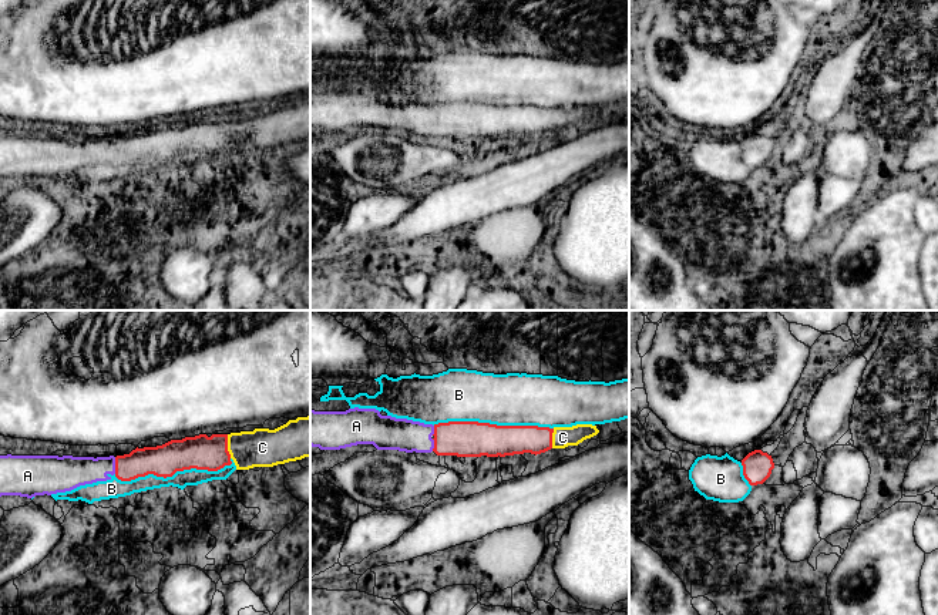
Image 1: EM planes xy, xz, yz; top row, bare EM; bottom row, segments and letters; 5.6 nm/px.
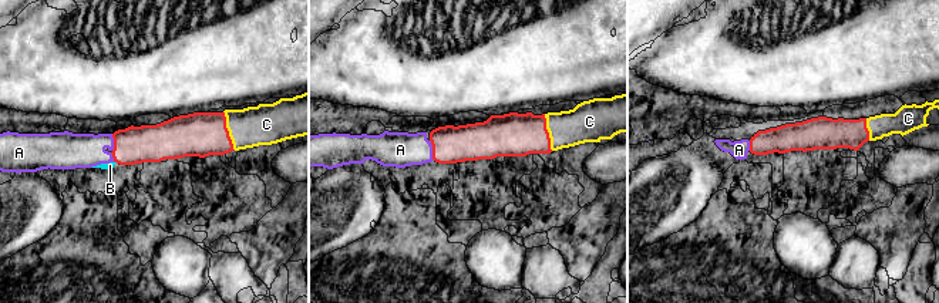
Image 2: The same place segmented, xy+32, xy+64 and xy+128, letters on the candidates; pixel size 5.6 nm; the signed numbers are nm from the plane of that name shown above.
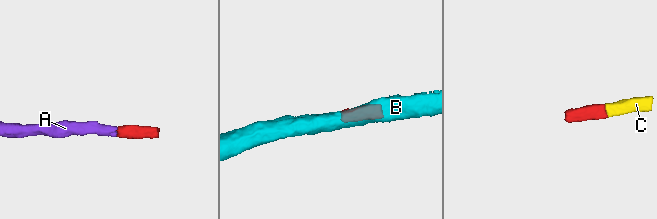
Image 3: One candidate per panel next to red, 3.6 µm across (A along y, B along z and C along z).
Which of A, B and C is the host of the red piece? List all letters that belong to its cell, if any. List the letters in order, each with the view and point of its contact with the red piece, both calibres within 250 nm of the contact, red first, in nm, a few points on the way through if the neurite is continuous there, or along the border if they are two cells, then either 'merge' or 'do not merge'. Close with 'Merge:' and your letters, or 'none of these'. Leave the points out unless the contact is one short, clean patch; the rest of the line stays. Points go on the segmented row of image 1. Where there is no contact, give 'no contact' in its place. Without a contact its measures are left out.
A: meets red in xy at (116, 466); 160 nm thick on the red side, 180 nm on the other; runs through xy (160, 461), (116, 466), (73, 471); merge
B: meets red in xy at (172, 474); 190 nm thick on the red side, 100 nm on the other; do not merge
C: meets red in xy at (227, 446); 190 nm thick on the red side, 220 nm on the other; runs through xy (201, 451), (215, 451), (227, 446), (262, 447); merge
Merge: A, C

